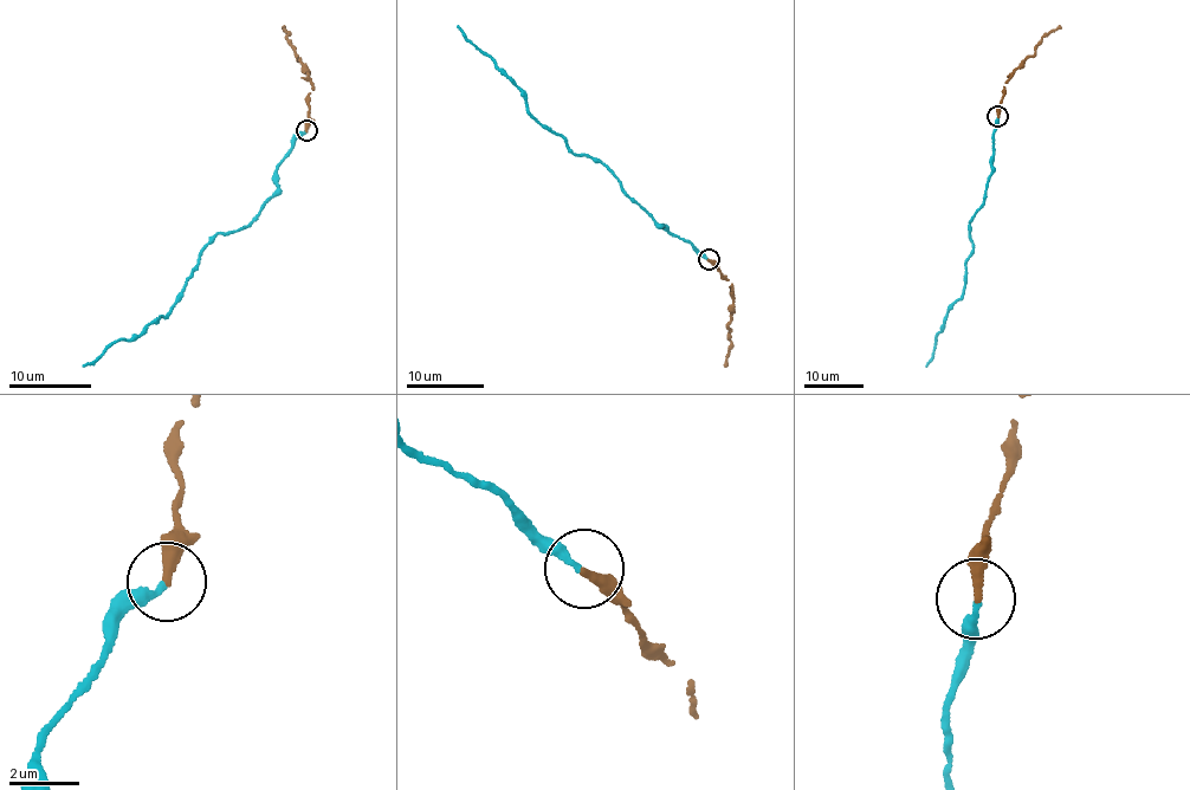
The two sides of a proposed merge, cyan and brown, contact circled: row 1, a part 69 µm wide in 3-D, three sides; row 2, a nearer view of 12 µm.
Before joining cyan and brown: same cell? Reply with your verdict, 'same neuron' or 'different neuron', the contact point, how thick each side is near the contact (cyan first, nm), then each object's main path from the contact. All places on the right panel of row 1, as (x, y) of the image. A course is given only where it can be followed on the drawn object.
same neuron | (997, 116) | 240/300 nm | cyan via (998, 117), (993, 170), (981, 205), (969, 224), (972, 252), (967, 264), (963, 293), (945, 317), (926, 366) | brown via (997, 117), (1004, 82), (1020, 63), (1033, 54), (1042, 38), (1060, 26)

